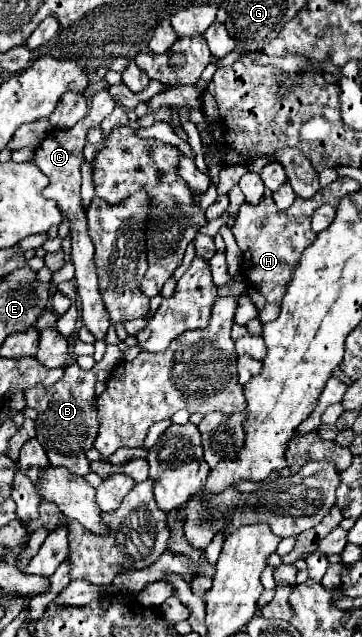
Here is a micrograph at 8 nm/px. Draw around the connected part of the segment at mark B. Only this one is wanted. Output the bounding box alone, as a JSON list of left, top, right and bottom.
[24,345,122,474]

